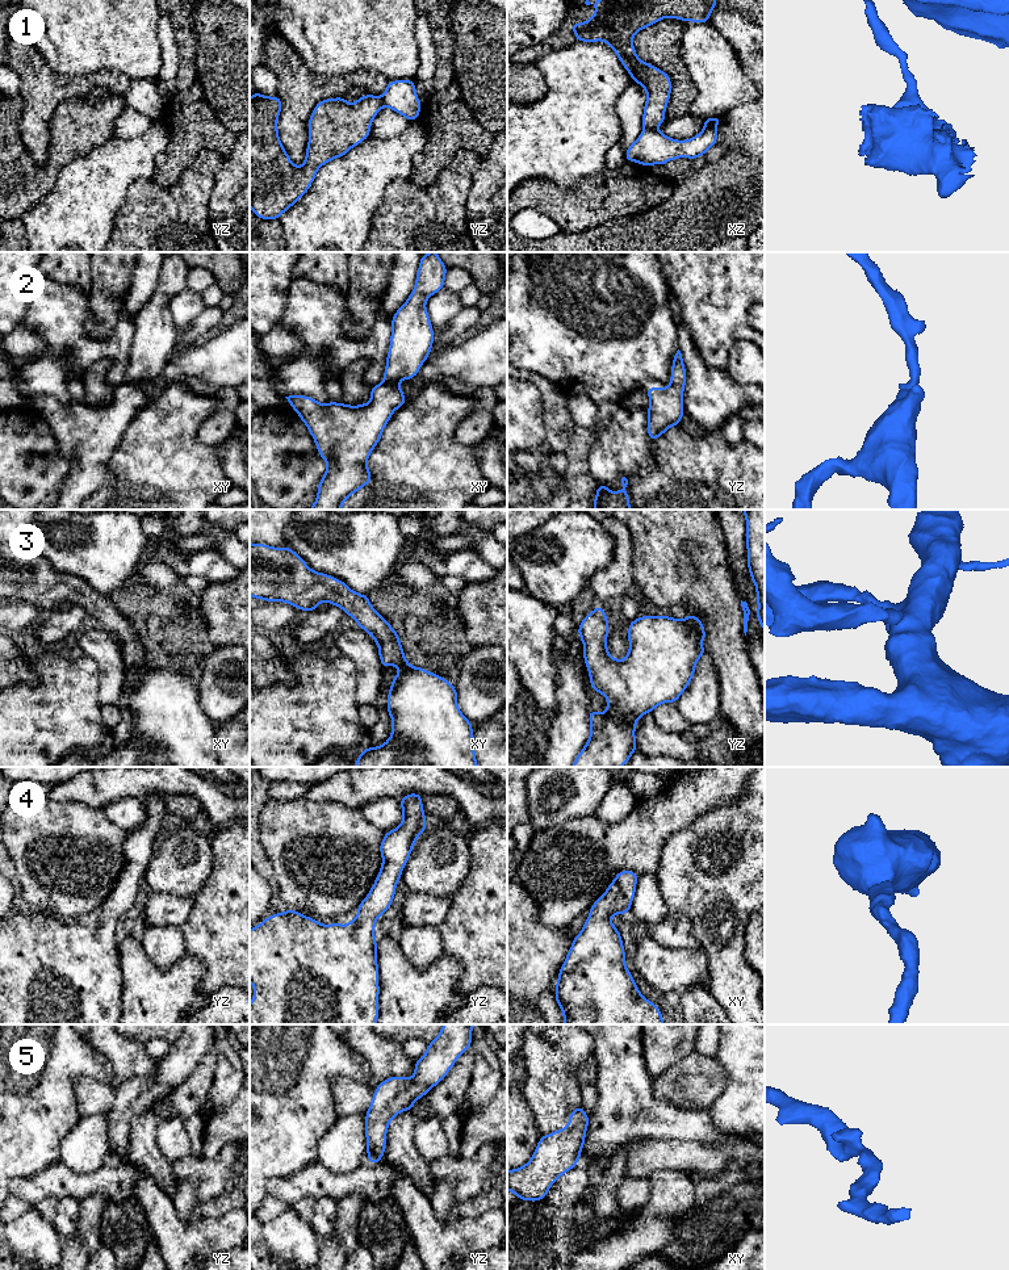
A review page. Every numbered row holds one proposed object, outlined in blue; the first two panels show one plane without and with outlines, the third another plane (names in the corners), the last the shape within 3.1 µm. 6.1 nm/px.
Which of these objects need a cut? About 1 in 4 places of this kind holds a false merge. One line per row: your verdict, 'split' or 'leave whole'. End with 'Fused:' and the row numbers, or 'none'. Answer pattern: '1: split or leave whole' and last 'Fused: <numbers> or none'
1: split
2: leave whole
3: leave whole
4: leave whole
5: leave whole
Fused: 1

